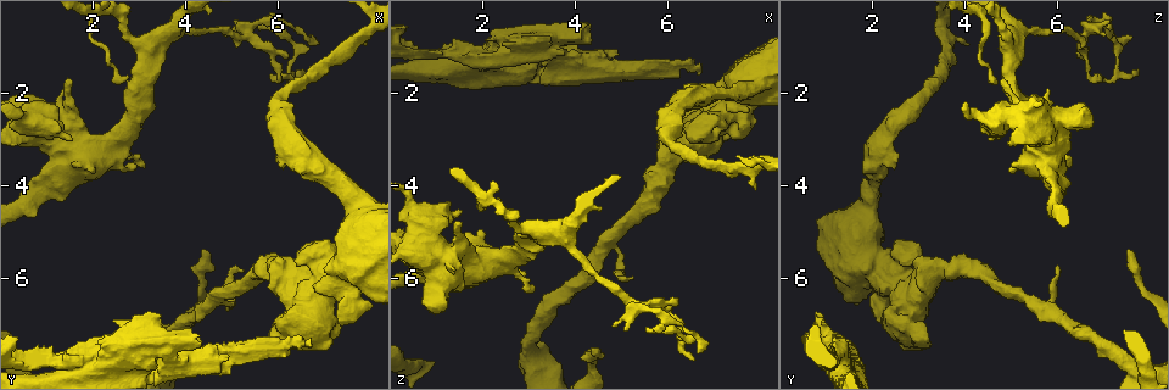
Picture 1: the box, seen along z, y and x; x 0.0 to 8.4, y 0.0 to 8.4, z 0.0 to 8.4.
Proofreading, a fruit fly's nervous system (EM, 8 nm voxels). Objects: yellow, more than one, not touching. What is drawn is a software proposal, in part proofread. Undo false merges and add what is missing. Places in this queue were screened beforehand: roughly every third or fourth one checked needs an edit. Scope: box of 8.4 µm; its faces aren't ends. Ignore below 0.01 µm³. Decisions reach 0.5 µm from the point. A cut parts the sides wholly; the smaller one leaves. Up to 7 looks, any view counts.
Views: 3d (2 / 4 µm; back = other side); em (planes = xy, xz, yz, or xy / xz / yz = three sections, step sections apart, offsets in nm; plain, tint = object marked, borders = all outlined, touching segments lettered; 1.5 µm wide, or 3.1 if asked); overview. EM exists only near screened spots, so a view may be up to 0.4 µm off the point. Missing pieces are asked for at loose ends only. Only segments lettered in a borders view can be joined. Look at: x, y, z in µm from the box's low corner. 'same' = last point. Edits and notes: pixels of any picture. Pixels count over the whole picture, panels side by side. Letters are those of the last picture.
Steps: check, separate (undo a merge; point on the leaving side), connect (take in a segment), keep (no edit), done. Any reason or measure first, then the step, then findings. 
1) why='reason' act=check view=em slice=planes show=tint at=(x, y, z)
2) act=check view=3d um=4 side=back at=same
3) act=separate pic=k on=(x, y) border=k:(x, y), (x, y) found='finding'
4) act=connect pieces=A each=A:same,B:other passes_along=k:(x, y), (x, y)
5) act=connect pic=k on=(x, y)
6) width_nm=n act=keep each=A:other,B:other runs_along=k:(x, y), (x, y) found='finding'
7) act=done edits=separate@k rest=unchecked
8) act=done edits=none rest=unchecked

why='three arms meet' act=check view=em slice=planes show=tint at=(5.25, 0.80, 6.55)

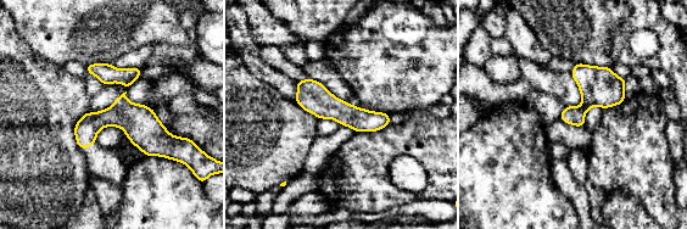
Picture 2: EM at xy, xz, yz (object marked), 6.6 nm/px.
why='what lies round it' act=check view=em slice=planes show=borders at=same

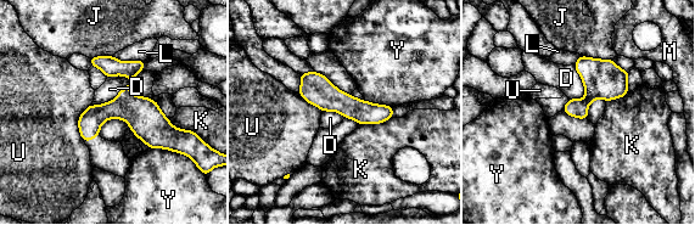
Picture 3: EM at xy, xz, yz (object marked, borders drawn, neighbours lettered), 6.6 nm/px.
act=keep each=D:other,J:other,K:other,L:other,M:other,U:other,Y:other border=3:(573, 65), (584, 88), (582, 100) found='continuous, no second neuron'

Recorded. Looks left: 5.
why='an open end' act=check view=em slice=planes show=borders at=(6.65, 7.50, 1.60)

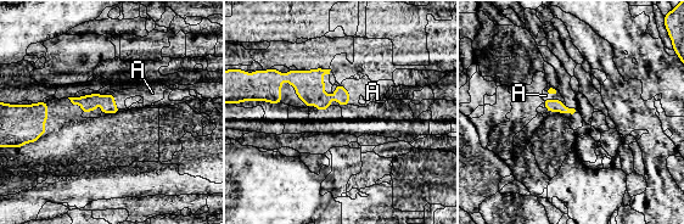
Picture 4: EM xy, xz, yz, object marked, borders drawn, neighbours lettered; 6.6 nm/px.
longest_contact=A:160nm act=connect pieces=A each=A:same passes_along=4:(89, 102), (113, 98), (150, 91) found='it goes on there'

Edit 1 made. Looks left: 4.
why='sudden change in width' act=check view=em slice=yz step=8 show=borders at=(1.90, 7.85, 1.25)

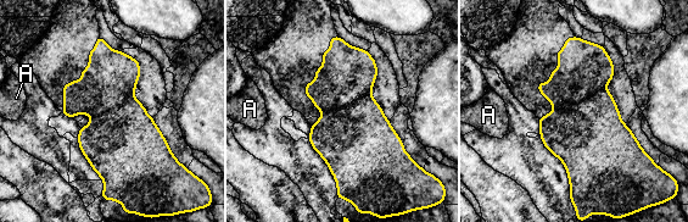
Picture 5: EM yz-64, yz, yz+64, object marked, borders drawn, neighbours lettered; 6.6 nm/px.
width_nm=380 act=separate pic=5 on=(585, 68) each=A:other border=5:(605, 88), (570, 106), (557, 110) found='two neurons meet here'

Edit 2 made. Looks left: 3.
act=done edits=connect@4,separate@5 rest=unchecked

